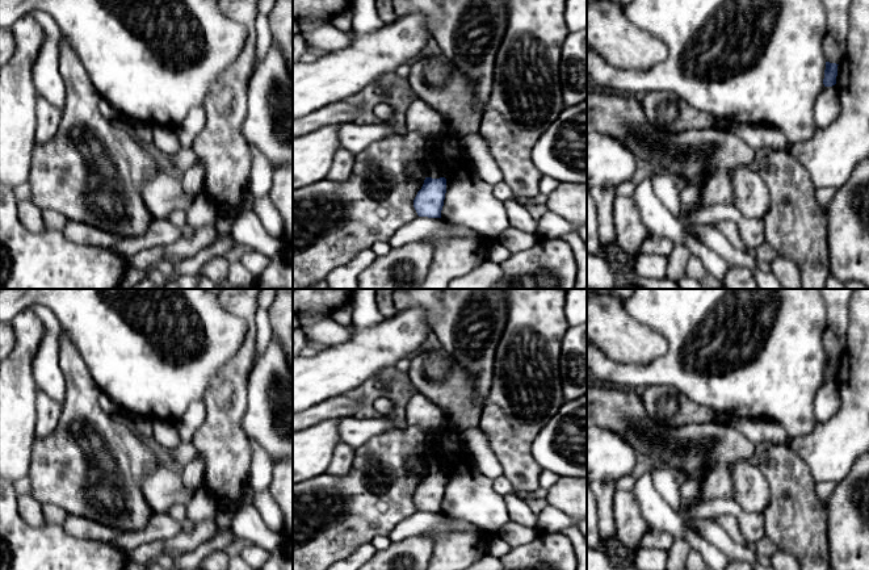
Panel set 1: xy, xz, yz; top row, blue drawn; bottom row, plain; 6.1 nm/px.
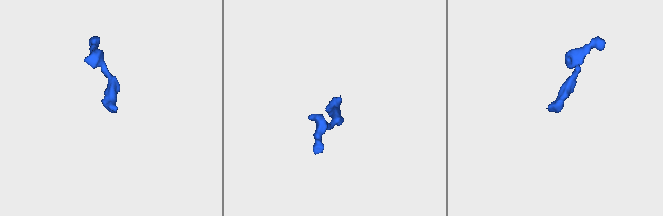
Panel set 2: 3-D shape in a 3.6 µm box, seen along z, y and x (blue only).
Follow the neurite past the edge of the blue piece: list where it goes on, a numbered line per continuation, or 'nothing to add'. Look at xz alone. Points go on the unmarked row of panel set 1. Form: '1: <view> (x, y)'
1: xz (428, 453)

